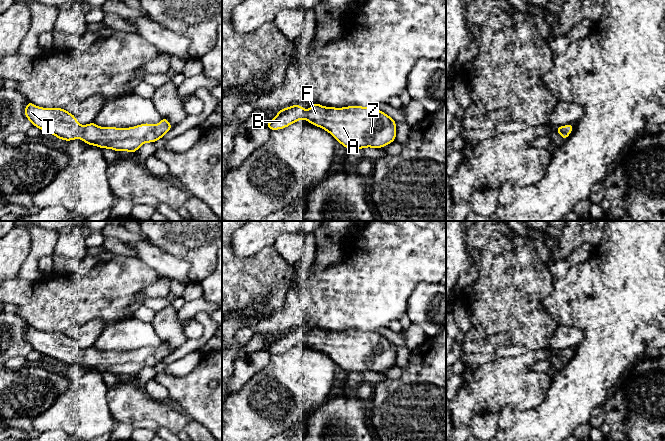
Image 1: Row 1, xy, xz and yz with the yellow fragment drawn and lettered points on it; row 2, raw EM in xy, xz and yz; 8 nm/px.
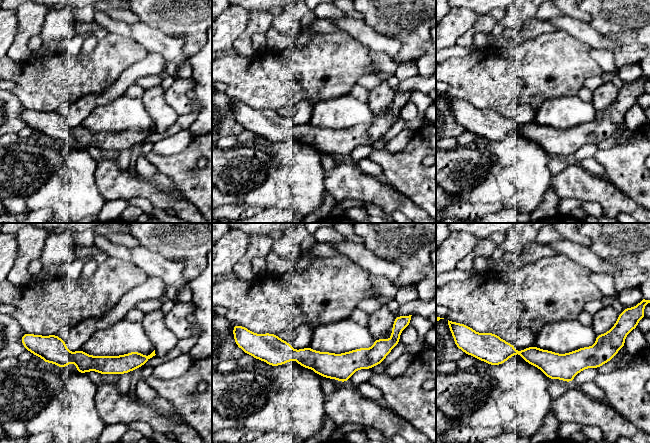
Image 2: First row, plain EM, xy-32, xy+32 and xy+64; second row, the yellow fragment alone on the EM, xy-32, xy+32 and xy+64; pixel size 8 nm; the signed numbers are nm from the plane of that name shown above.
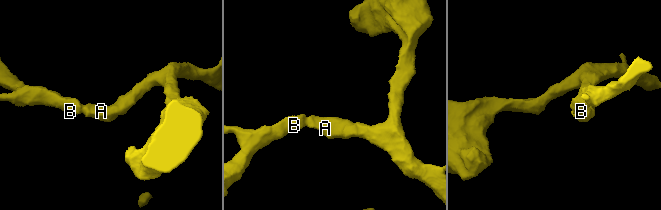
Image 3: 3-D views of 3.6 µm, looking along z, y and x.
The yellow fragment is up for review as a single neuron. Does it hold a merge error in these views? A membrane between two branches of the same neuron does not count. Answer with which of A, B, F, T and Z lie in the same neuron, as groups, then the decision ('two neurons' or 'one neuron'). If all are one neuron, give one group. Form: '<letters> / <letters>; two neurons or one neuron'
A B F T Z; one neuron

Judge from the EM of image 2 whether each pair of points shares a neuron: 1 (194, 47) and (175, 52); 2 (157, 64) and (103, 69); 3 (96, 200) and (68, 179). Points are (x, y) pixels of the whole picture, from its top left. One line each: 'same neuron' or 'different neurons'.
1: different neurons
2: different neurons
3: same neuron

